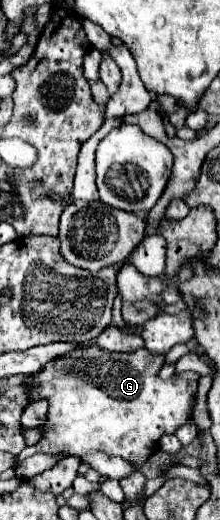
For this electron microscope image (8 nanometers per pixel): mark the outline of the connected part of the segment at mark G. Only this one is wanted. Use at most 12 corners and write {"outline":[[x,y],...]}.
{"outline":[[79,347],[33,375],[33,453],[145,463],[191,421],[199,373]]}

